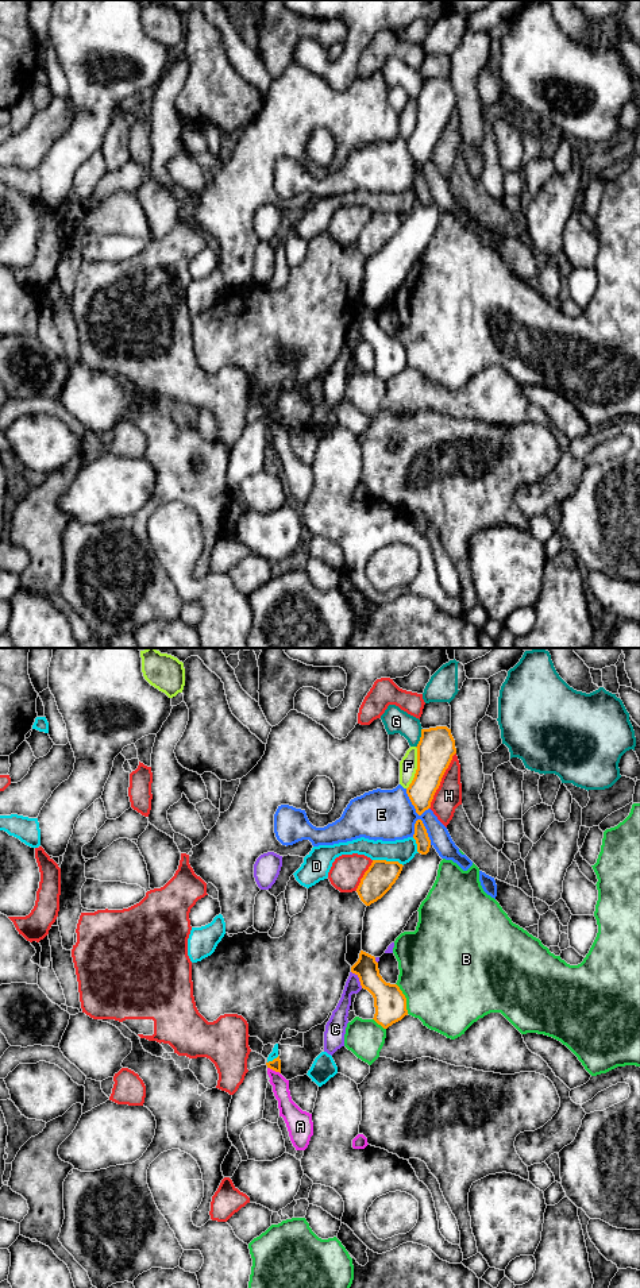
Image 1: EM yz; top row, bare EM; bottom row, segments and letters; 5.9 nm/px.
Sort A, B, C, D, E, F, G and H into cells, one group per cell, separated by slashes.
A / B / C F / D / E / G / H

